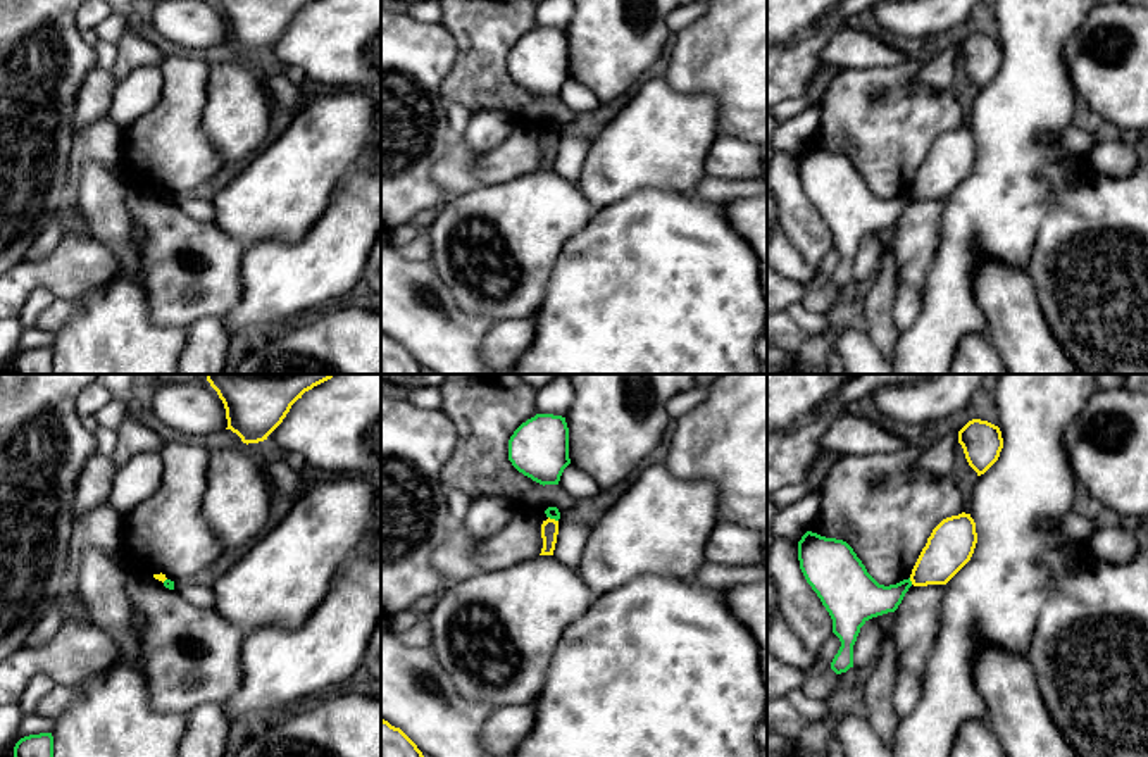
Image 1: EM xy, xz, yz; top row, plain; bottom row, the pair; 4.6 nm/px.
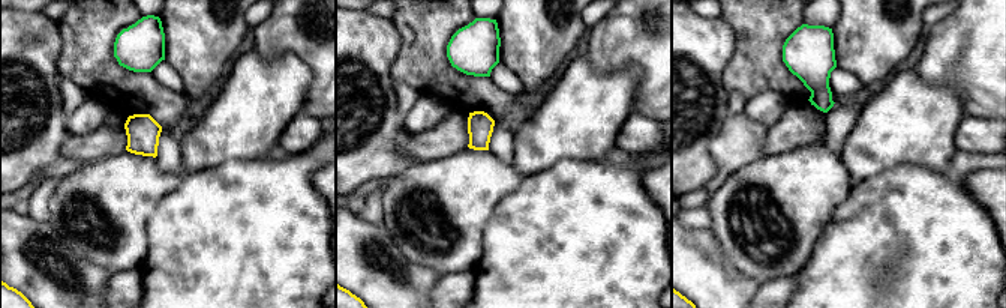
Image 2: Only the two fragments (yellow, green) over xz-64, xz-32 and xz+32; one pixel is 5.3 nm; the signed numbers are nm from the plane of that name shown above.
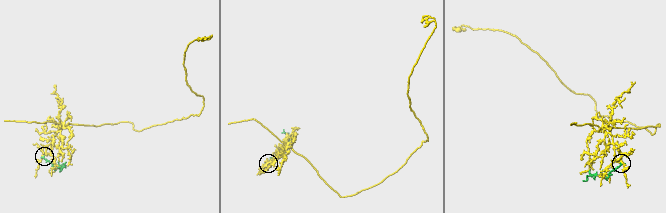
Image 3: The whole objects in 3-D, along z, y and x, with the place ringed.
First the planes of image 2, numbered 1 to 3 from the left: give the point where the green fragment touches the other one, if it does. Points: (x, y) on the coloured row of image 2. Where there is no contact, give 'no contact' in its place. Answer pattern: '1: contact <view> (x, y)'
1: no contact
2: no contact
3: no contact

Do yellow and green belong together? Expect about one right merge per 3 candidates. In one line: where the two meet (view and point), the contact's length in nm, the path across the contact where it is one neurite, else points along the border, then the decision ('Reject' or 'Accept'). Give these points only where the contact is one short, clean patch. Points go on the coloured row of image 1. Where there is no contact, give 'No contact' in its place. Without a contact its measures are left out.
Touches yellow at yz (910, 580). Shared border 40 nm. Boundary: yz (909, 578), (912, 583). Reject

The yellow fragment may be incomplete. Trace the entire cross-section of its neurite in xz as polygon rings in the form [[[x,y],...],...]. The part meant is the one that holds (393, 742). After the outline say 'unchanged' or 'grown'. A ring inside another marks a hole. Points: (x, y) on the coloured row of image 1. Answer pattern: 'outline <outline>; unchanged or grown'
outline [[[381,717],[381,757],[424,757],[417,745]]]; unchanged

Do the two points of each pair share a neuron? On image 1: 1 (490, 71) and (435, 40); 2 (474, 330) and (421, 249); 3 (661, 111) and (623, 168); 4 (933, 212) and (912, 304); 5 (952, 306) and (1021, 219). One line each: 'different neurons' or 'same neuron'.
1: different neurons
2: different neurons
3: same neuron
4: same neuron
5: same neuron

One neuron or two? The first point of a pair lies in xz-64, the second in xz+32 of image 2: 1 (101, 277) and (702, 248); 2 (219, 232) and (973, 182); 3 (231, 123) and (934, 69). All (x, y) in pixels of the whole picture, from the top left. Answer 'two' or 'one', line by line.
1: one
2: two
3: two

